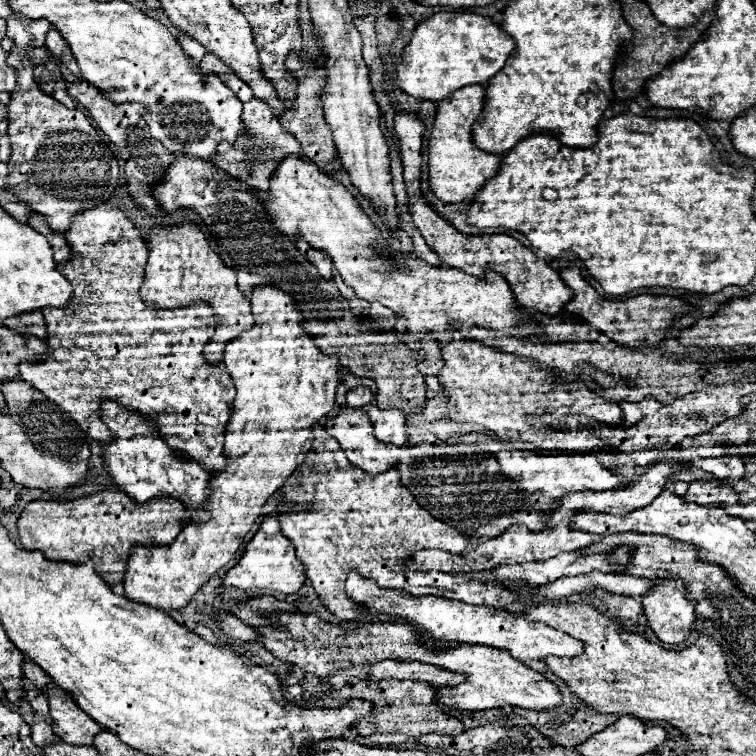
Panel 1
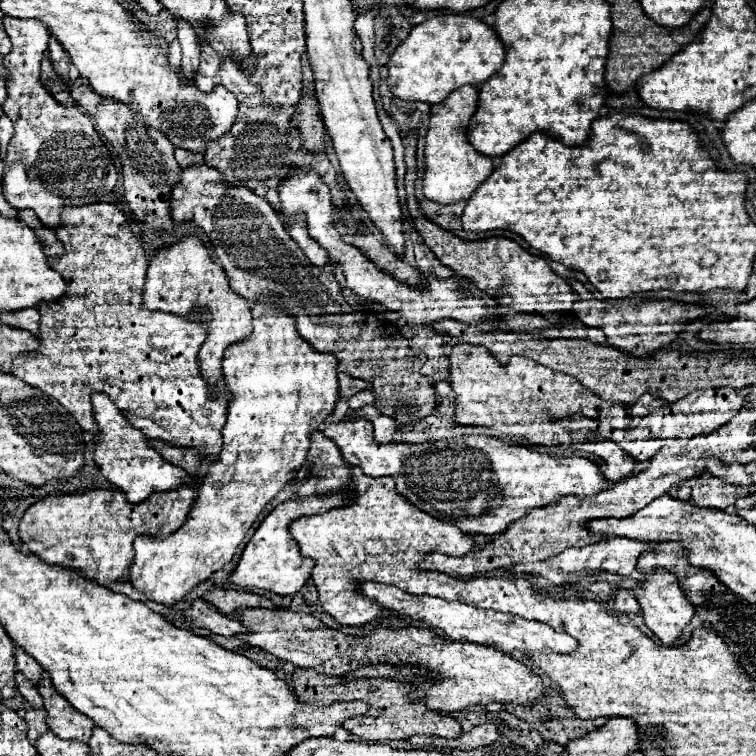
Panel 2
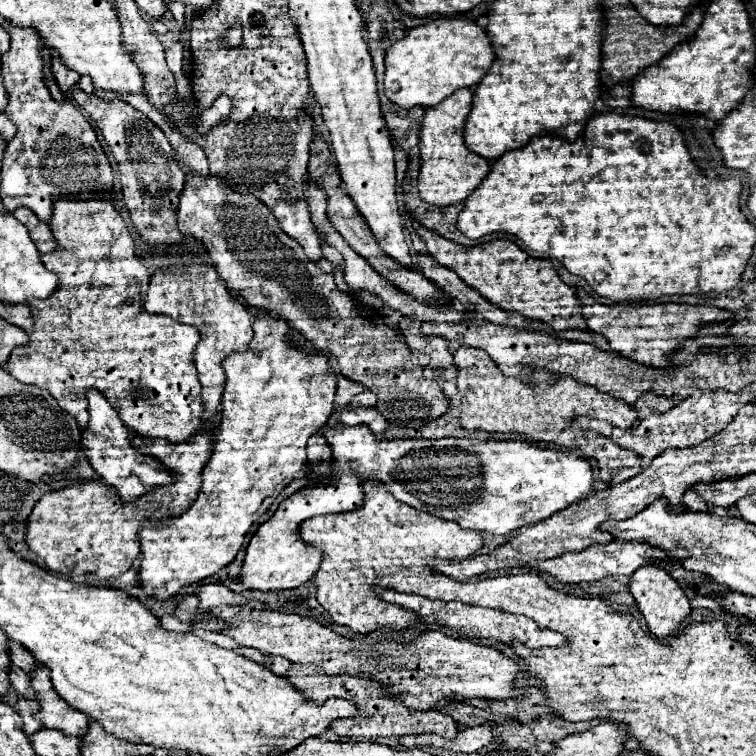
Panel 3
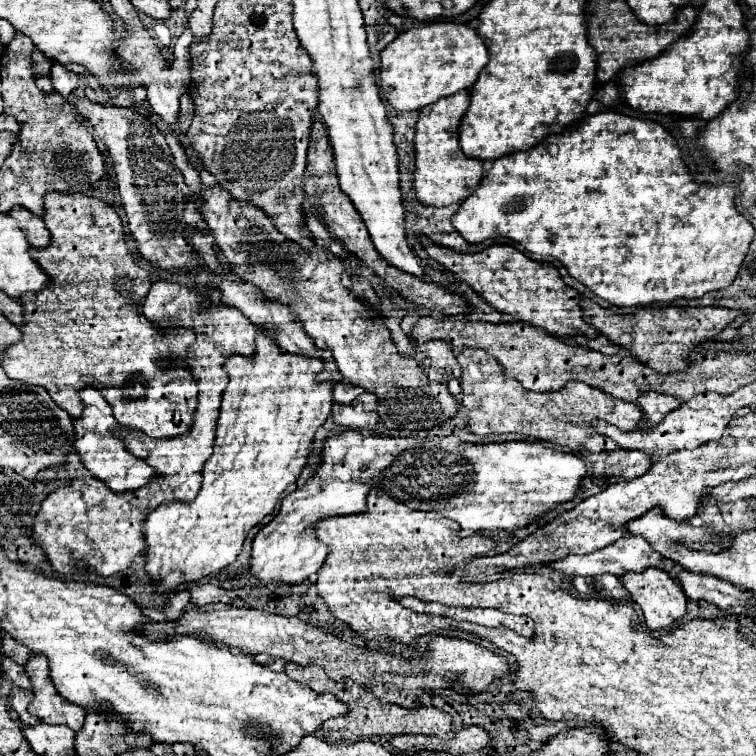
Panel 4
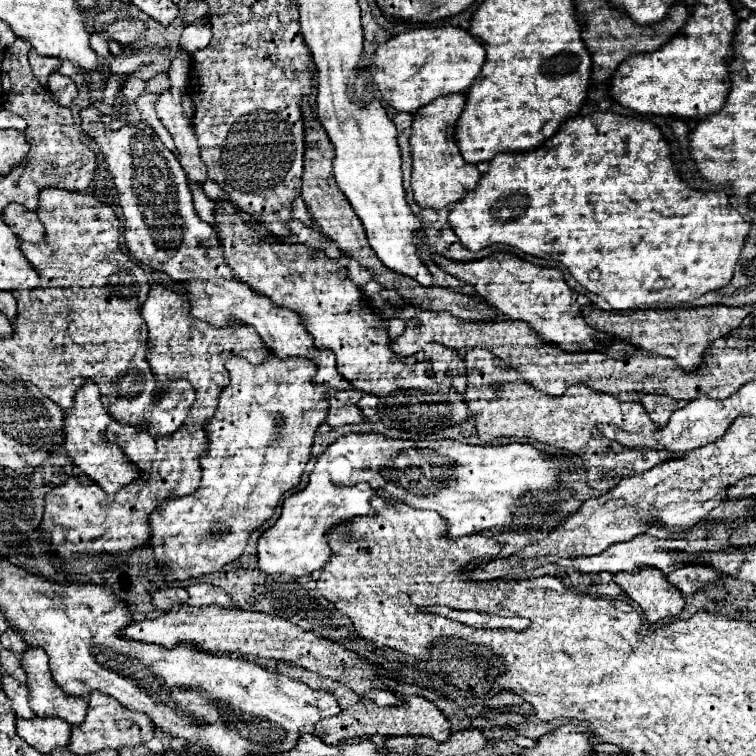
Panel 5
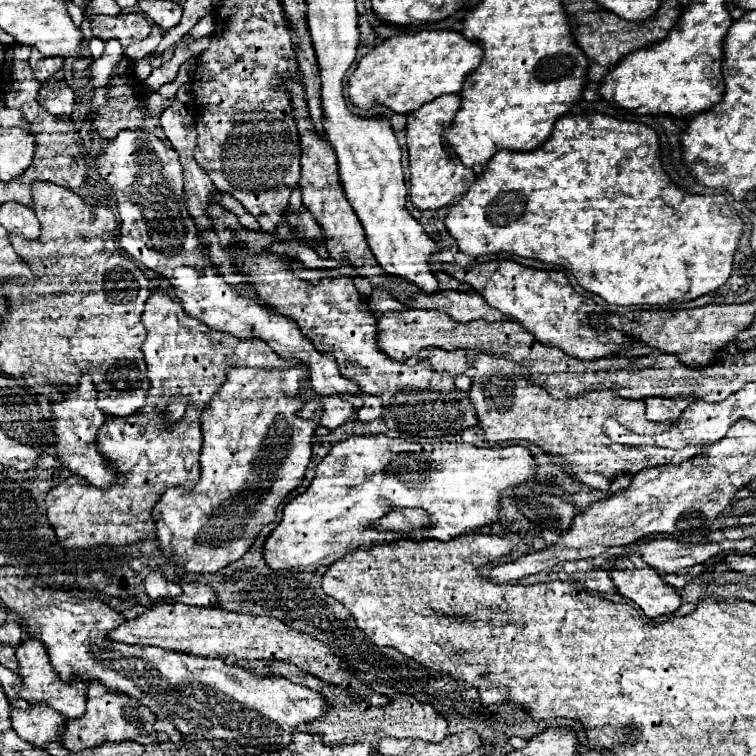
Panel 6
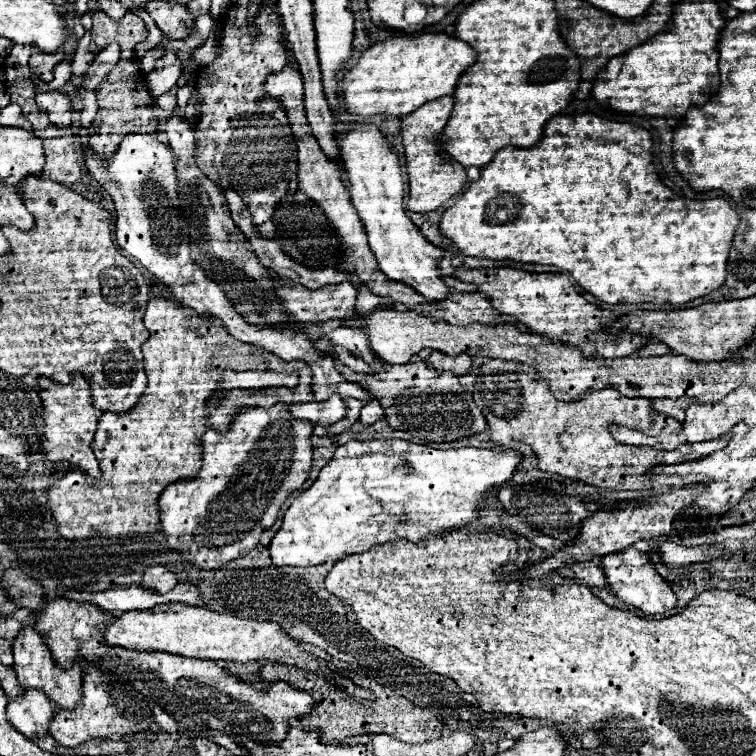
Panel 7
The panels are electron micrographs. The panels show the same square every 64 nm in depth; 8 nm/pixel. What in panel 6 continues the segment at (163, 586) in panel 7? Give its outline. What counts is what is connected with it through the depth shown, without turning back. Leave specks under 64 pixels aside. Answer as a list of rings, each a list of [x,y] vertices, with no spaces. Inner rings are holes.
[[[160,570],[150,572],[144,580],[146,594],[152,598],[152,602],[162,602],[162,598],[176,598],[182,594],[180,584],[166,580]]]

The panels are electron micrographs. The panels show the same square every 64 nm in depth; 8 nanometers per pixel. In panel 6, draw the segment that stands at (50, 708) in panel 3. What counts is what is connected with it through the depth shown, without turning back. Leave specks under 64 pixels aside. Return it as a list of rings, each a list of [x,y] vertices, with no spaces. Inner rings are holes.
[[[24,638],[16,646],[16,658],[18,658],[18,676],[22,680],[22,698],[26,698],[30,704],[40,704],[46,702],[54,710],[58,710],[64,718],[76,718],[84,714],[86,708],[86,684],[82,680],[76,682],[64,682],[60,676],[54,672],[48,652],[44,644],[38,638]]]

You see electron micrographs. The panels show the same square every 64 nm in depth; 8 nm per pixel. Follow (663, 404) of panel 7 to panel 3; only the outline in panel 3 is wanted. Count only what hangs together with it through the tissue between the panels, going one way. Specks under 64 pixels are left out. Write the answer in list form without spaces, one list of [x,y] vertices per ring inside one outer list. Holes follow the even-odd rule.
[[[646,392],[642,394],[638,400],[636,400],[636,410],[638,410],[638,418],[644,420],[646,416],[650,414],[662,414],[662,412],[668,412],[670,408],[676,406],[674,400],[666,398],[666,396],[658,396],[654,392]]]

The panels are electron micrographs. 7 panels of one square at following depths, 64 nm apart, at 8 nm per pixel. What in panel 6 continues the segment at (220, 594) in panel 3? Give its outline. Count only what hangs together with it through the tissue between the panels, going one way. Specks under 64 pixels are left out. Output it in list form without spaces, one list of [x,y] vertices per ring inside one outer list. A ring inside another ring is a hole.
[[[192,582],[182,584],[182,594],[176,598],[176,602],[192,604],[192,606],[214,606],[216,604],[216,592],[208,588],[206,584]]]

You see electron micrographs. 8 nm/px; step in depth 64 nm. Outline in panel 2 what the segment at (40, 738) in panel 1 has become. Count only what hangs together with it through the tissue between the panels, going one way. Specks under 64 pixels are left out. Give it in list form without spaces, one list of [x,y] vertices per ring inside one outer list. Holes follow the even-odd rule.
[[[26,706],[24,720],[26,720],[26,724],[28,724],[28,738],[30,738],[32,744],[34,744],[34,742],[40,738],[40,734],[44,734],[44,730],[48,730],[46,720],[44,720],[44,710]]]

